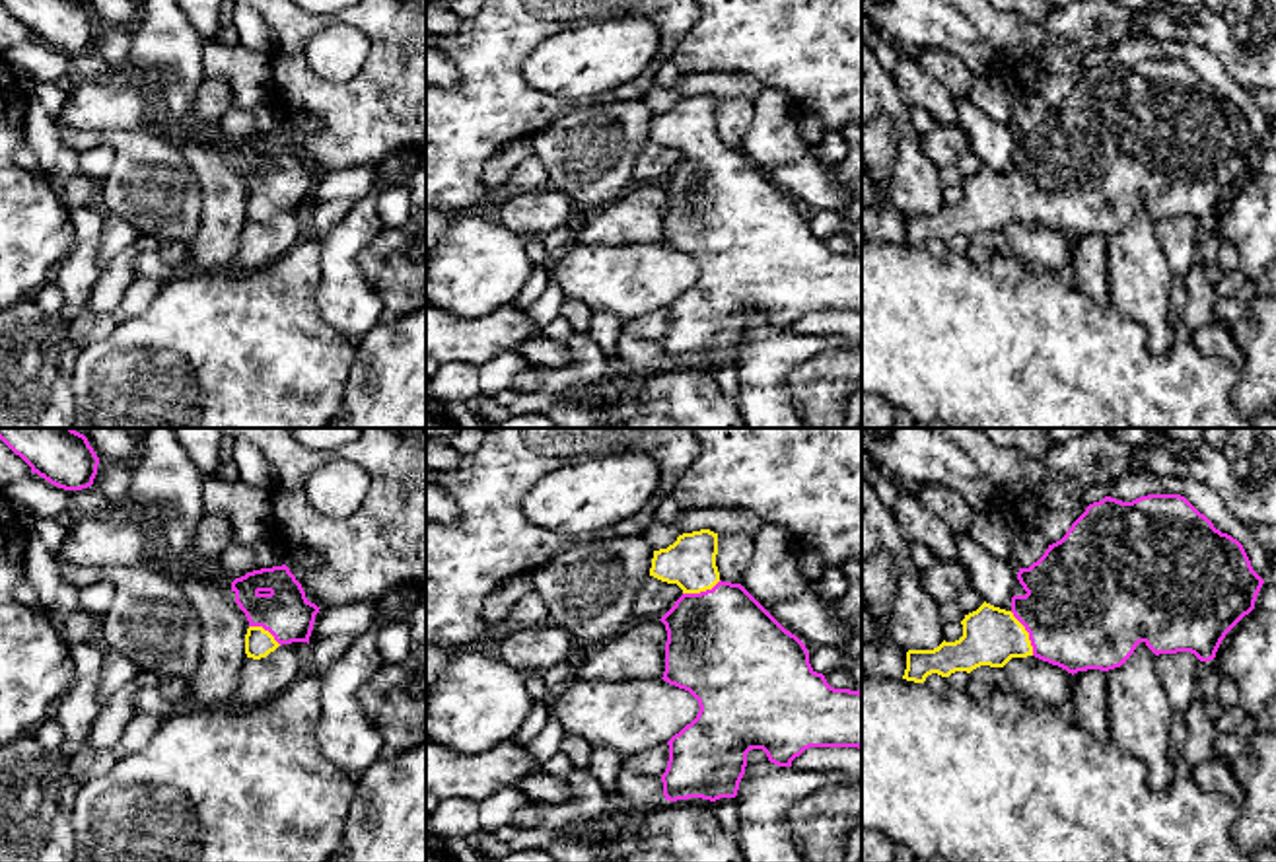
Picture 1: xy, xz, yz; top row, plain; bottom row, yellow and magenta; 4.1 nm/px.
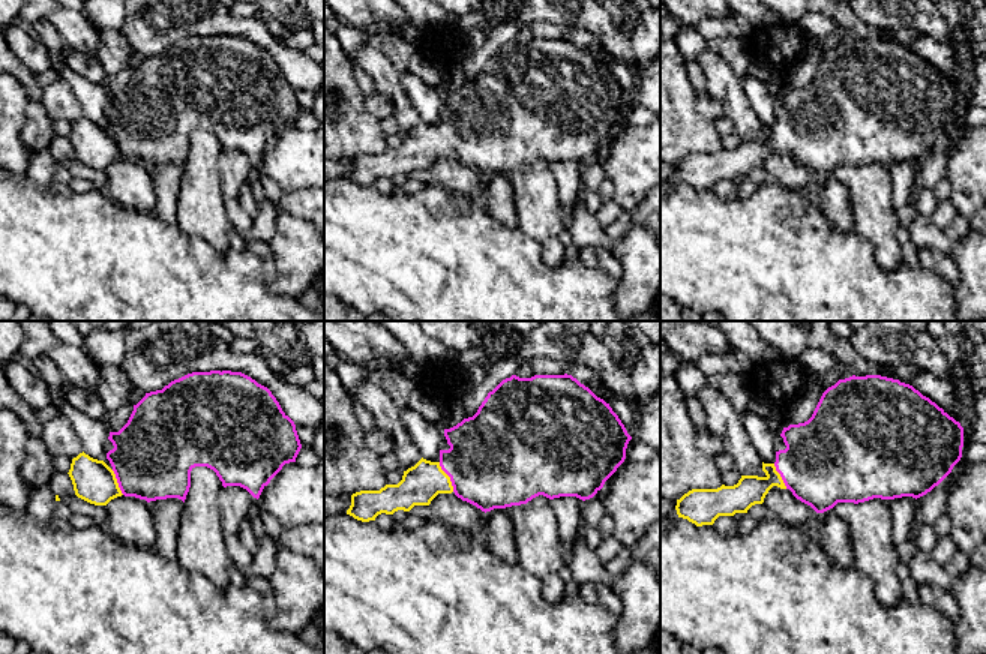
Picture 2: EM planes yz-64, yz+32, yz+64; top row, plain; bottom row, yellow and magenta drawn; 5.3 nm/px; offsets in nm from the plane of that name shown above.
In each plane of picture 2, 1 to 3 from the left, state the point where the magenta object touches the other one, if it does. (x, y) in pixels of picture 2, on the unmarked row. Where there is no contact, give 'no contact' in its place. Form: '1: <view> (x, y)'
1: yz-64 (116, 146)
2: yz+32 (449, 141)
3: yz+64 (779, 140)

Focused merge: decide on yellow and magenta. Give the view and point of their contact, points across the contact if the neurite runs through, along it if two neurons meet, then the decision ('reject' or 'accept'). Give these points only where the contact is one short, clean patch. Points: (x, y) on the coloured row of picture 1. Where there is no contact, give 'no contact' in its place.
meets yellow in yz at (1027, 633); runs through yz (991, 637), (1027, 633), (1082, 610); accept

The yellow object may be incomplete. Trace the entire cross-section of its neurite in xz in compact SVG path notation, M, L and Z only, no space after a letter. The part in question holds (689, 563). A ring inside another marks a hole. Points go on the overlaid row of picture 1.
M700 529L679 535L667 549L654 551L650 568L650 576L683 590L659 619L667 630L661 679L689 691L700 706L696 718L667 741L669 761L661 782L669 802L735 798L751 749L762 749L778 767L792 767L792 761L809 747L862 749L862 693L831 687L825 675L811 667L809 652L796 634L786 630L741 584L720 580L716 555L718 533Z

